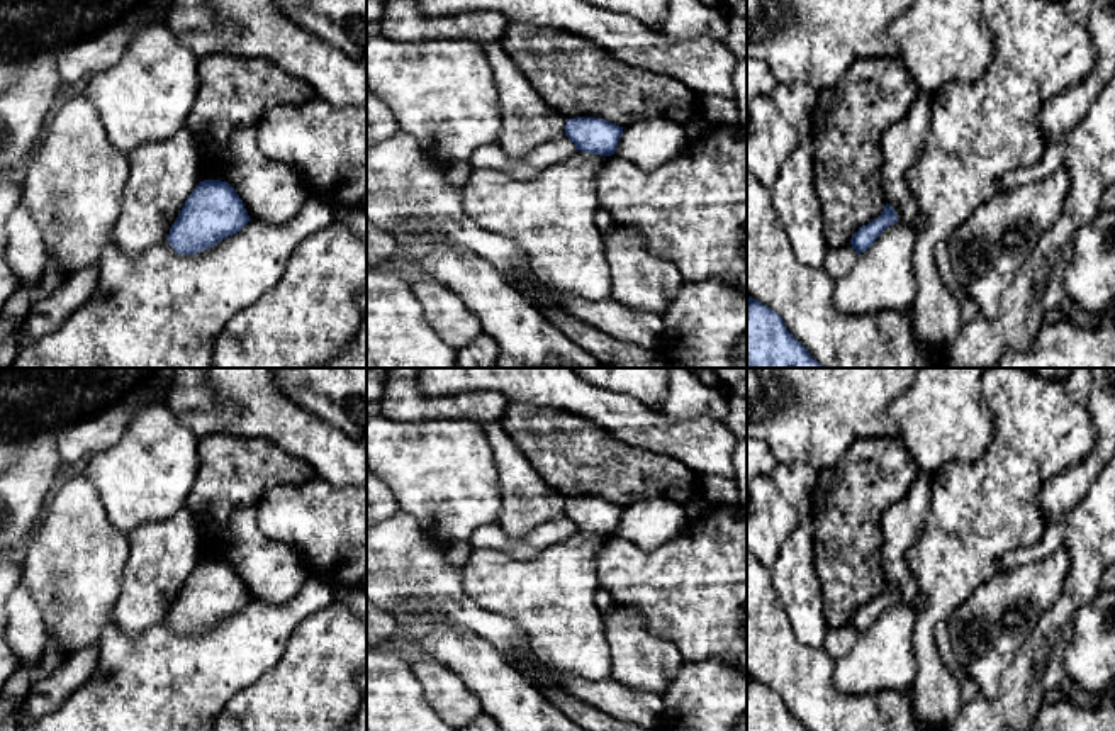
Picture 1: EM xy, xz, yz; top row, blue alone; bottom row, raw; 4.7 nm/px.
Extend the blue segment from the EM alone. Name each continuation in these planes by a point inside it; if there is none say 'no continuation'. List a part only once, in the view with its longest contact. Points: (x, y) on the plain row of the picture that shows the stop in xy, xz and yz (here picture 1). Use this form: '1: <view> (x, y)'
no continuation

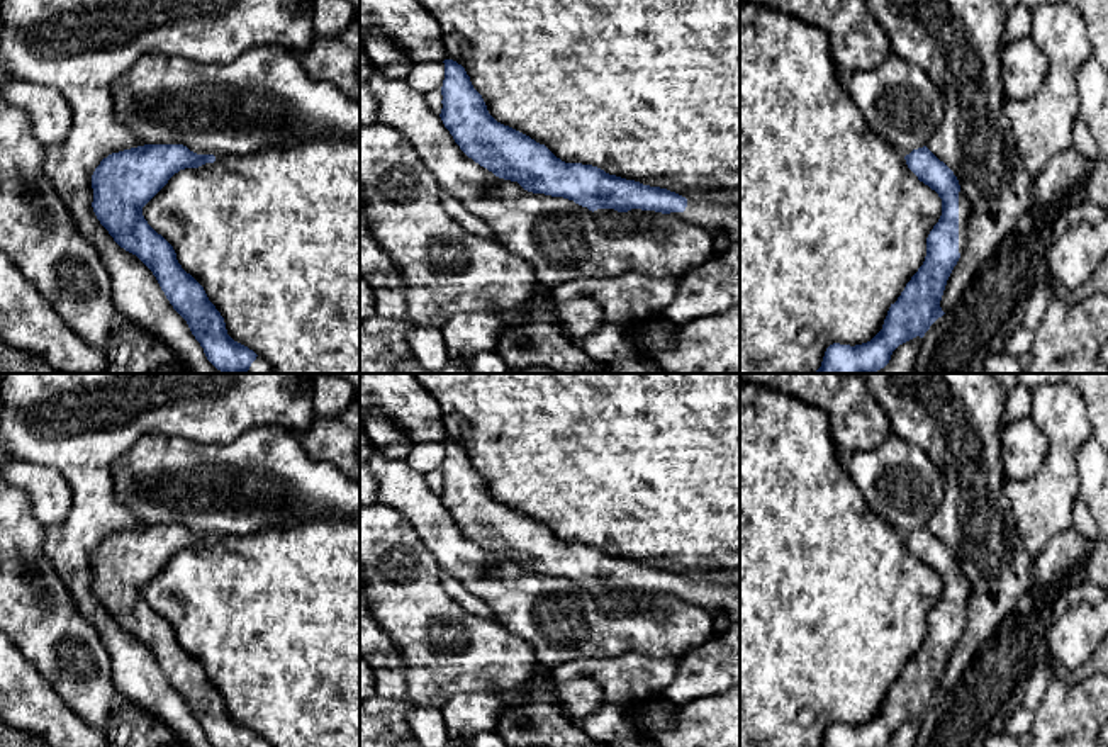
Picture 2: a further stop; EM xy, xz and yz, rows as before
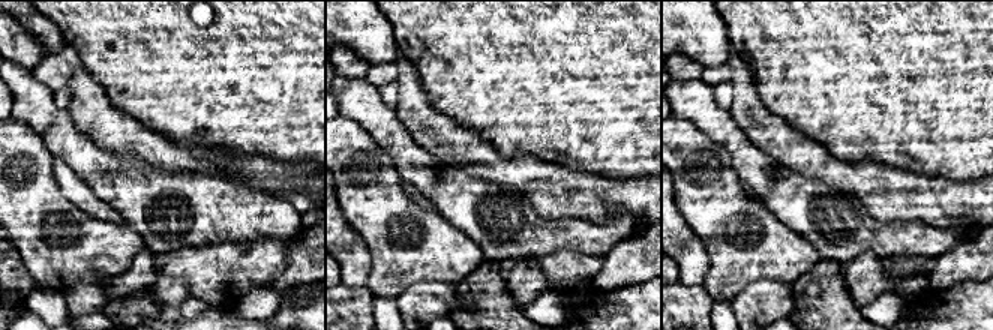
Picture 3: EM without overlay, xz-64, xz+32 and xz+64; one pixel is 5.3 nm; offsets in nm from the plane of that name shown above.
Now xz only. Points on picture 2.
1: xz (713, 596)

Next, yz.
1: yz (964, 588)

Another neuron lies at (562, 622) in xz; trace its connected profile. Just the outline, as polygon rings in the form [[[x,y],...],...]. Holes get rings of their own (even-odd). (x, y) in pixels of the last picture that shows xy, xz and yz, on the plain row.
[[[377,452],[367,462],[378,484],[378,504],[397,509],[436,557],[443,572],[458,579],[468,593],[482,599],[511,633],[526,640],[543,669],[579,659],[604,659],[628,652],[655,659],[680,659],[709,640],[713,615],[696,604],[662,598],[643,611],[606,611],[592,591],[563,577],[533,574],[518,562],[495,557],[468,538],[455,523],[441,497],[406,458],[389,458]]]

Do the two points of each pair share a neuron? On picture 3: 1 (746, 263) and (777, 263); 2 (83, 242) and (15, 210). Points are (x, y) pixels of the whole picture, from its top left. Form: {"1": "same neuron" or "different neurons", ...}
{"1": "same neuron", "2": "same neuron"}

